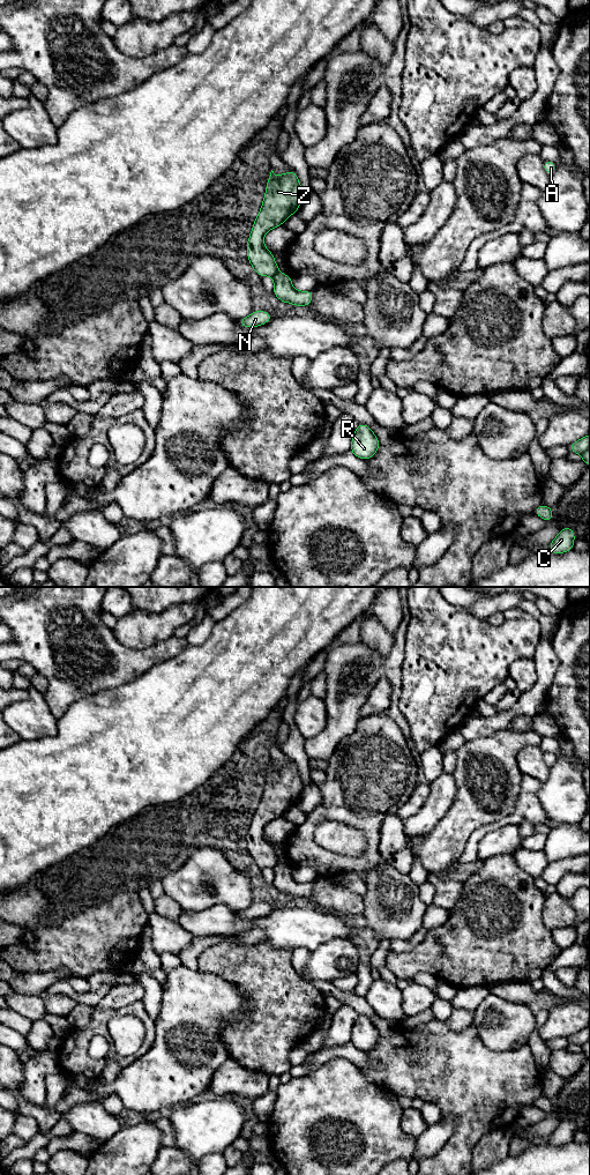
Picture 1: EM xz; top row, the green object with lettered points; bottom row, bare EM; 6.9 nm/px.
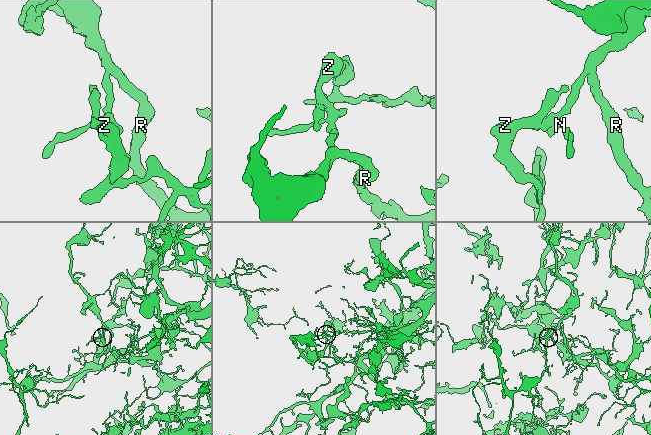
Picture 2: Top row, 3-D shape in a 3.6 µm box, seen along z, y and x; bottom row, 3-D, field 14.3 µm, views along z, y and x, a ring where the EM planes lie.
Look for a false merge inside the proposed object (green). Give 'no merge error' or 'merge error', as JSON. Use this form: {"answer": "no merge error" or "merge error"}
{"answer": "merge error"}

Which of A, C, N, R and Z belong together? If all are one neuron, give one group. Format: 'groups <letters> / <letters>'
groups A Z / C N R

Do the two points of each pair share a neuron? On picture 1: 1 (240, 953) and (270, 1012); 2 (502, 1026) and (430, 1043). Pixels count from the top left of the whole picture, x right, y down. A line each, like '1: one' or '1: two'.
1: one
2: two

